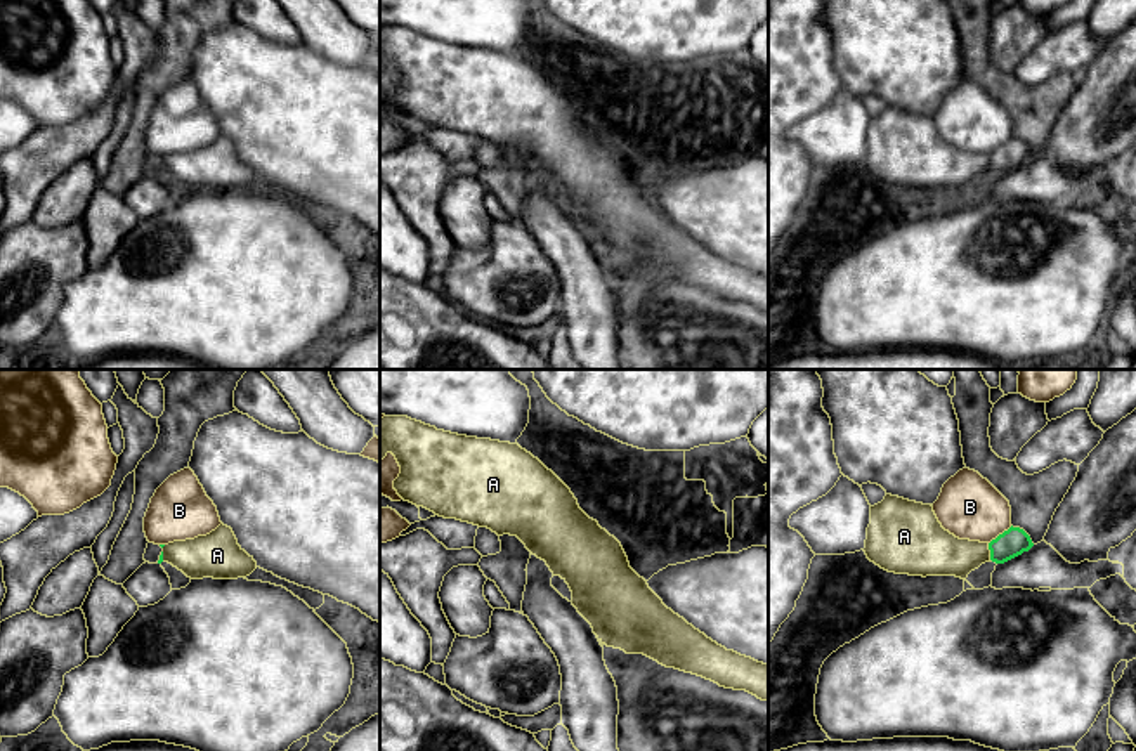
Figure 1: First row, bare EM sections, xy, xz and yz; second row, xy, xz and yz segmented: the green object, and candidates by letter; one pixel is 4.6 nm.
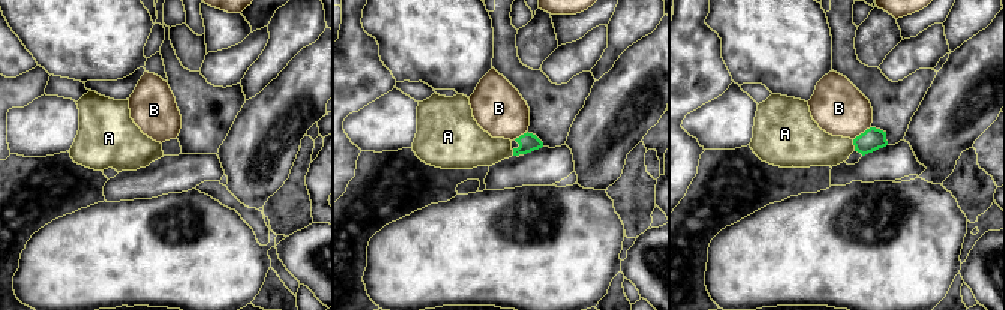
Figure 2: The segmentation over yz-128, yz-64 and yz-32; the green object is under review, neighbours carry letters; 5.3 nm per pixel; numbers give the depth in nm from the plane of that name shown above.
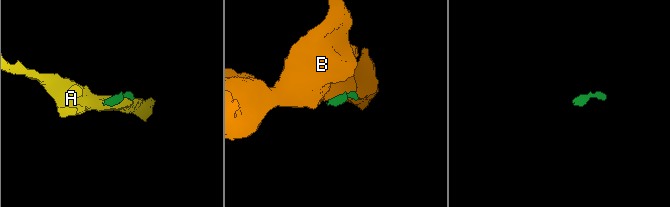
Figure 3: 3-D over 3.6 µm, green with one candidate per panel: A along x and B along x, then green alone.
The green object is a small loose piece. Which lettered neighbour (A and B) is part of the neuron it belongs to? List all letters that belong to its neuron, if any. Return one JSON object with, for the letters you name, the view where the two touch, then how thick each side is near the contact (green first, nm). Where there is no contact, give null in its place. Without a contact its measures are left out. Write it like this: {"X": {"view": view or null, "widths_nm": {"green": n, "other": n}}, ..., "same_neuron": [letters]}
{"same_neuron": []}

